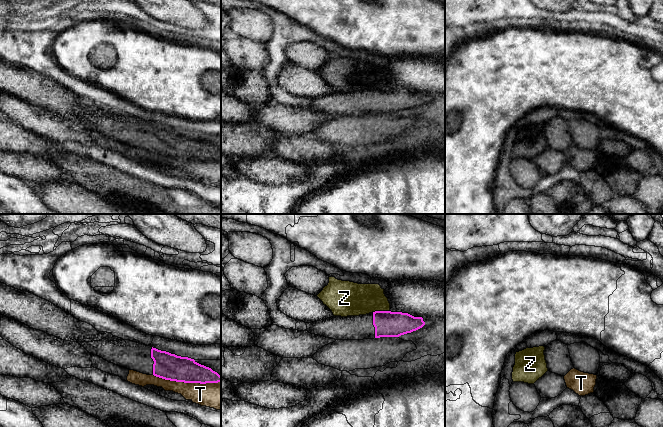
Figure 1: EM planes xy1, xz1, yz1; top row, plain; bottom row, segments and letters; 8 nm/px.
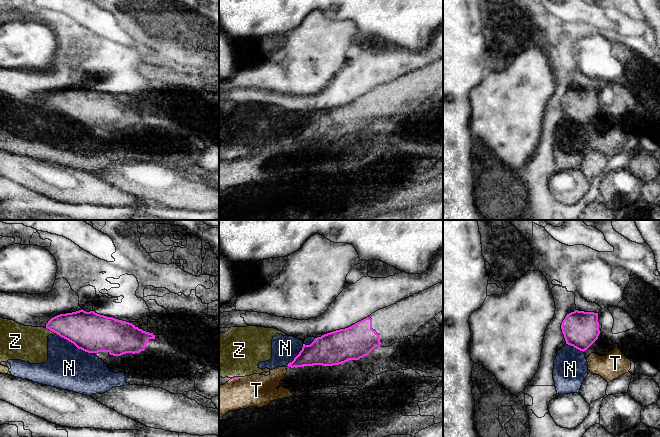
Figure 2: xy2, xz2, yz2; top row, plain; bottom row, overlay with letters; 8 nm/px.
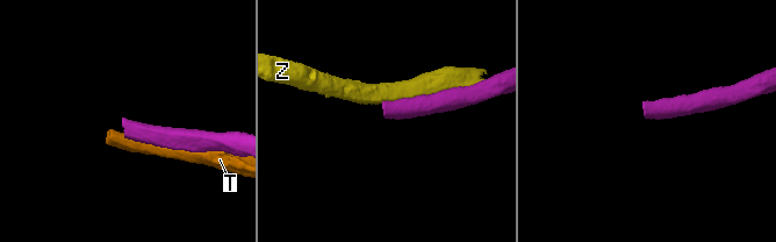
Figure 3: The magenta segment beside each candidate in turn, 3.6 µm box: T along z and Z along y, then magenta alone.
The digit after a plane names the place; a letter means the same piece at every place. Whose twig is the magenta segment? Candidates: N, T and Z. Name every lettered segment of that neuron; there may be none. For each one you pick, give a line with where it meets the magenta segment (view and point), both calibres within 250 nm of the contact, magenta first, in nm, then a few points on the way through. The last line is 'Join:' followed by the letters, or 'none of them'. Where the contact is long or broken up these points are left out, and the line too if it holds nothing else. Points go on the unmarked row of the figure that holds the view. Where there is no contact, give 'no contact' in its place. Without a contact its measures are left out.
Join: none of them

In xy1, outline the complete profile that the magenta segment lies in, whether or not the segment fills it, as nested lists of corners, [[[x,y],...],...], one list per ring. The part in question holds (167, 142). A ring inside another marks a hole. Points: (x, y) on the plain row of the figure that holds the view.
[[[130,116],[79,118],[89,129],[120,143],[184,159],[218,159],[221,152],[194,135],[181,133]]]

